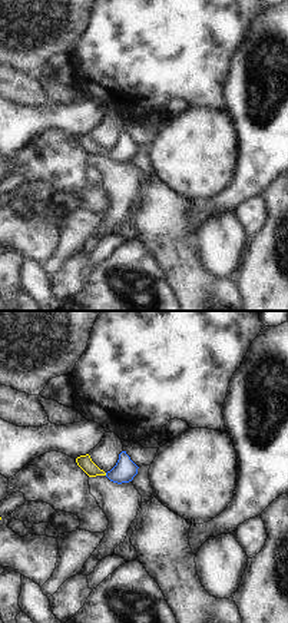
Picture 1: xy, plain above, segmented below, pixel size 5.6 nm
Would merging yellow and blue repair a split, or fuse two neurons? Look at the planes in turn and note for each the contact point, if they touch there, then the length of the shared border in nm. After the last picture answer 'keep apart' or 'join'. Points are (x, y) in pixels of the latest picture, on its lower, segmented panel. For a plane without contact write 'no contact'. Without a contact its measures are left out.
no contact

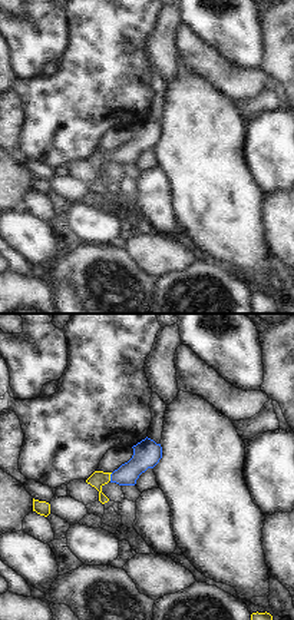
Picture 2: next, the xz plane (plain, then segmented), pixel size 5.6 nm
contact (109, 477); length 50 nm

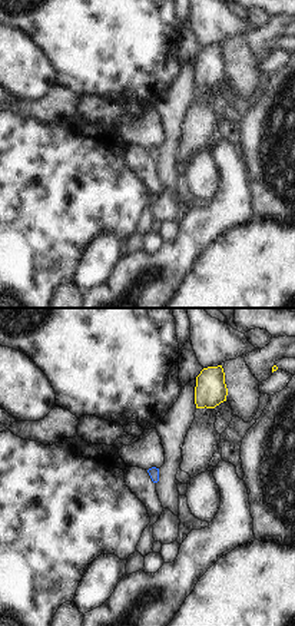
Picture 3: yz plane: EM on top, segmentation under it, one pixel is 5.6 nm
no contact

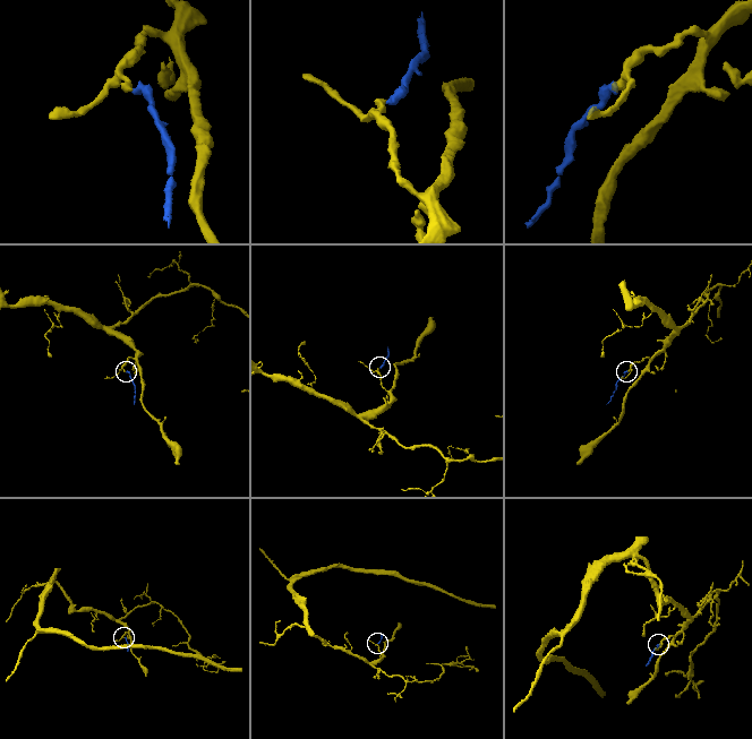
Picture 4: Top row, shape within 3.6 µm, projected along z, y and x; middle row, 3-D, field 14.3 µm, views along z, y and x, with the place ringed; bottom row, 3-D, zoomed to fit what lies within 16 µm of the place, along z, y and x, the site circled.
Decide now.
join

